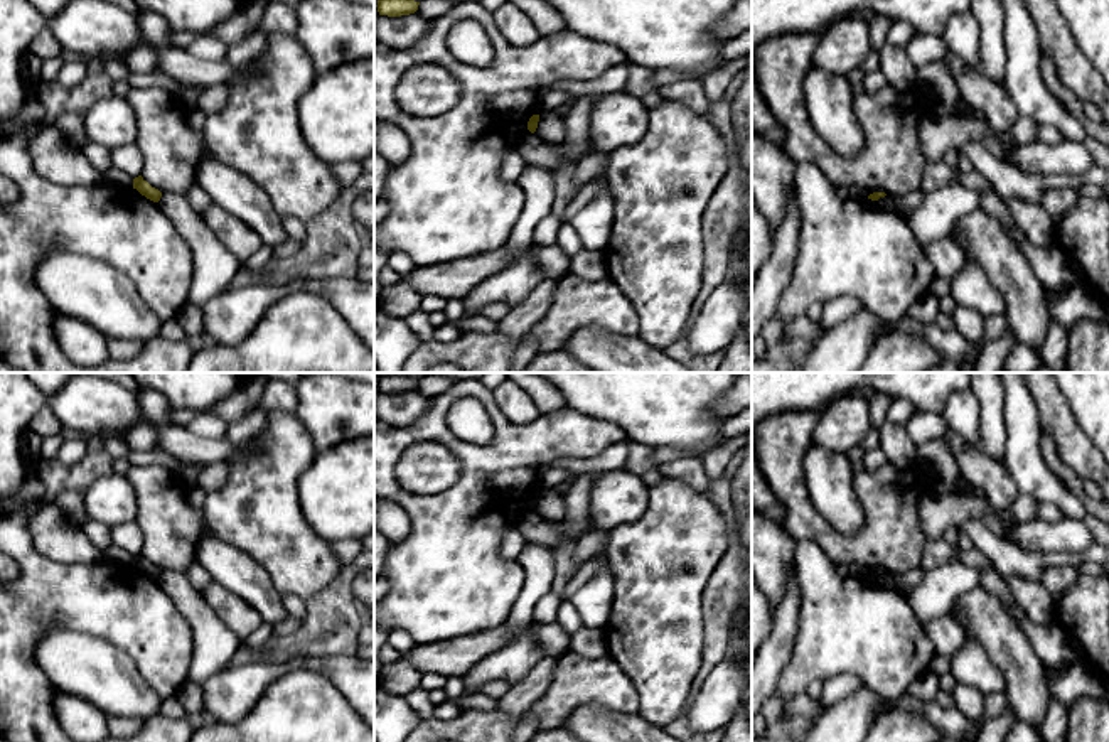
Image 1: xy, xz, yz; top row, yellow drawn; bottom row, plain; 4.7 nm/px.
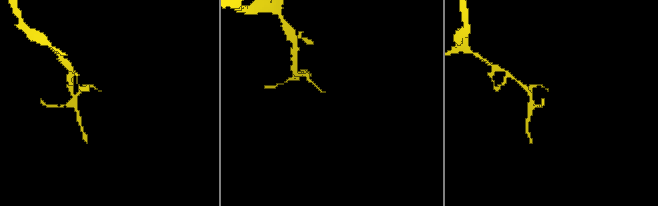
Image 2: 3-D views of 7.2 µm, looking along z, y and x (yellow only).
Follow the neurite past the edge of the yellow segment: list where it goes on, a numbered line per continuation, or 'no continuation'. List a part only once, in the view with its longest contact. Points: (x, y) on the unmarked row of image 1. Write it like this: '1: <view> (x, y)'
no continuation

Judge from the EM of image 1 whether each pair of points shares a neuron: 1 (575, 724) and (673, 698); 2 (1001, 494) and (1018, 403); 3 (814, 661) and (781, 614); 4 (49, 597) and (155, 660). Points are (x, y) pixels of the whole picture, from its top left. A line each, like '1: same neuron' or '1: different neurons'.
1: different neurons
2: different neurons
3: different neurons
4: same neuron

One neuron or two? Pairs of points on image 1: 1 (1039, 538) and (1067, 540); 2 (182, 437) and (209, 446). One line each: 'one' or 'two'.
1: one
2: one

